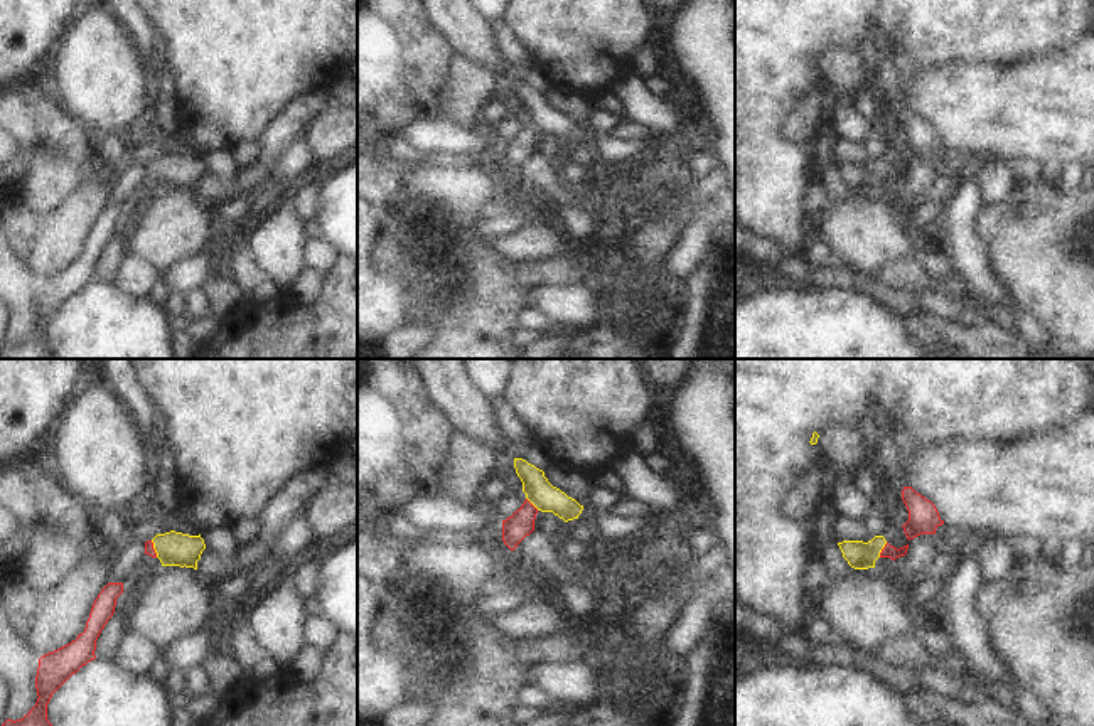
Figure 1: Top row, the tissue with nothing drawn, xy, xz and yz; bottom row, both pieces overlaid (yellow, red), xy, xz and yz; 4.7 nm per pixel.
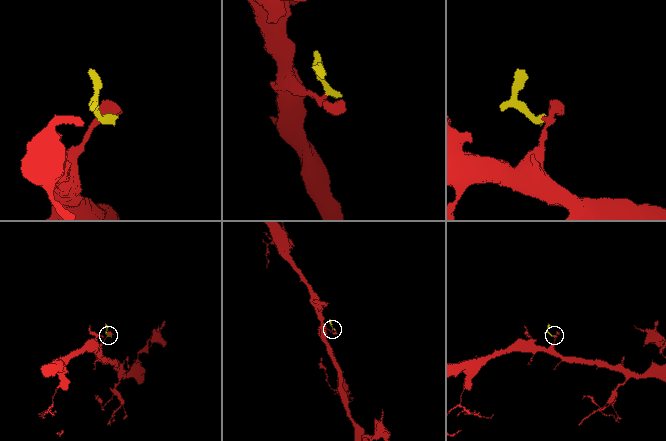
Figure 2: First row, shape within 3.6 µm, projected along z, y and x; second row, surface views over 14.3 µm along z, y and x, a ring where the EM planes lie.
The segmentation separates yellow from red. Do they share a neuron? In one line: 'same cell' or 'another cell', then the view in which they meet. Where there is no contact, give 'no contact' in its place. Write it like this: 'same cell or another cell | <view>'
same cell | yz

